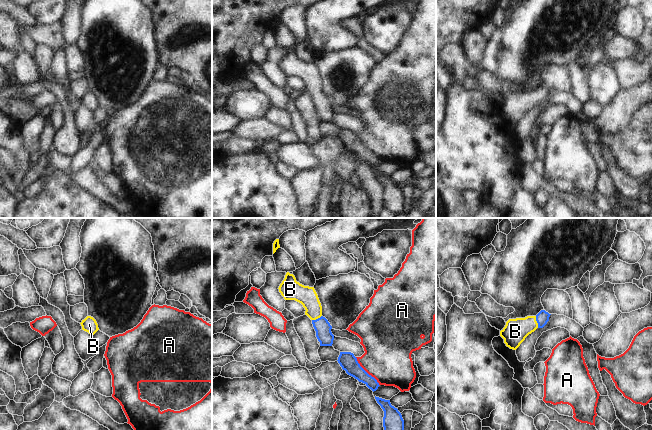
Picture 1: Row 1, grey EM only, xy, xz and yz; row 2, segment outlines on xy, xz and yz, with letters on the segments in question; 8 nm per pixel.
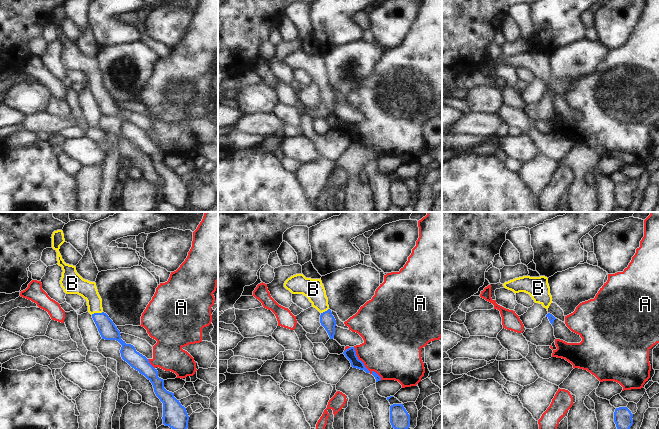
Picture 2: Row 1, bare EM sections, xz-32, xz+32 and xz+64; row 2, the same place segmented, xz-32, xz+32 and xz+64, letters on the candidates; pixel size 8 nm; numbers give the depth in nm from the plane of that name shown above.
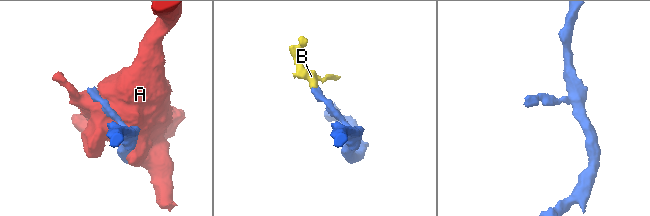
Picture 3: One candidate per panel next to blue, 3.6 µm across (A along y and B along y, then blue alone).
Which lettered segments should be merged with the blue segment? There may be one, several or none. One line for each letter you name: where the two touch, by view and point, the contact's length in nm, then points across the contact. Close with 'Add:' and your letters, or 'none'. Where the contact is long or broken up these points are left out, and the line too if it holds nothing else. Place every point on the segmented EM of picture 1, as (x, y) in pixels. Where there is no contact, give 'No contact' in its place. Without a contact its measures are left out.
B: Touches blue at yz (537, 322). Shared border 100 nm. Path across: yz (542, 317), (537, 322), (532, 322), (515, 331)
Add: B.

